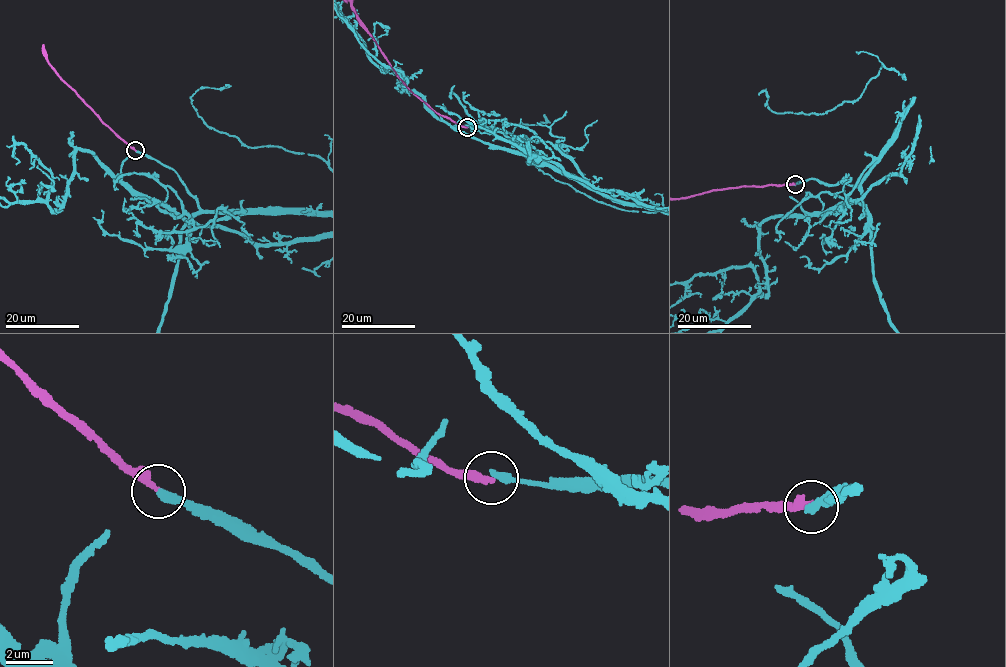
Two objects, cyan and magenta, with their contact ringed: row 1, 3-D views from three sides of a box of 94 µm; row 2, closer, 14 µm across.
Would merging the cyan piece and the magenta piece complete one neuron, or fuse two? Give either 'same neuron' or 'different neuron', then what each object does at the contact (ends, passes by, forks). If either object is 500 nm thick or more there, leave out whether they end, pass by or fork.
different neuron | cyan ends | magenta ends

